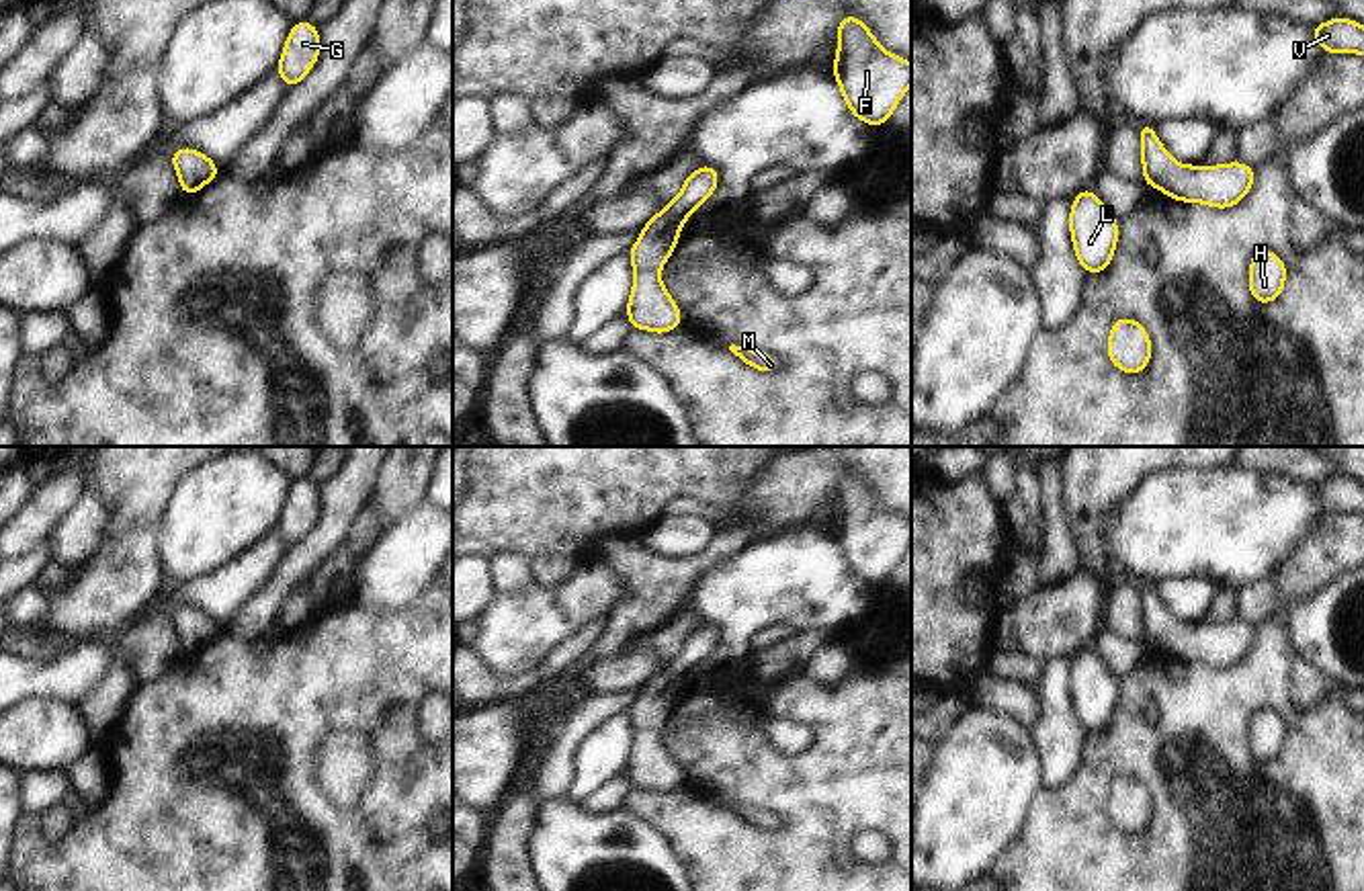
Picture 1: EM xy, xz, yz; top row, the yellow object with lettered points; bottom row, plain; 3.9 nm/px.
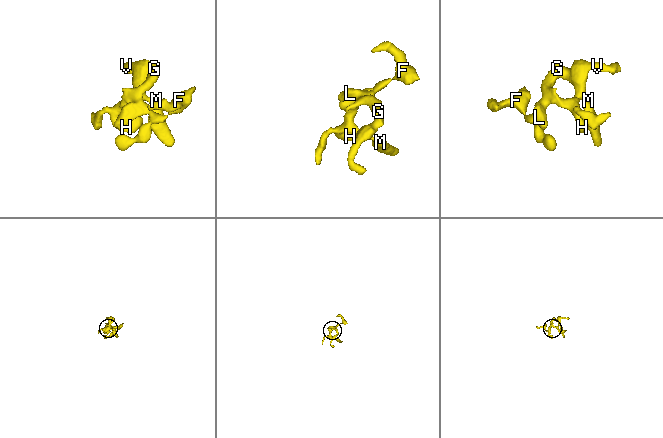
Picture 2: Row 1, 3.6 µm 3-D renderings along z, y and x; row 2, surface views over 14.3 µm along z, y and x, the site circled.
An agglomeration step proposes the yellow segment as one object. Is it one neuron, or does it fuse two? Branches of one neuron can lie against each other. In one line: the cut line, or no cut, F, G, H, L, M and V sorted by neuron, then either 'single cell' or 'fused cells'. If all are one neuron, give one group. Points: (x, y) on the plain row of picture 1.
cut none; groups F G H L M V; single cell

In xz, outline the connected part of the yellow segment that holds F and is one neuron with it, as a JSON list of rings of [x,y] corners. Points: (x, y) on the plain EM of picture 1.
[[[846,473],[836,485],[838,512],[832,524],[848,569],[879,588],[911,545],[911,522],[883,508],[872,490]]]

